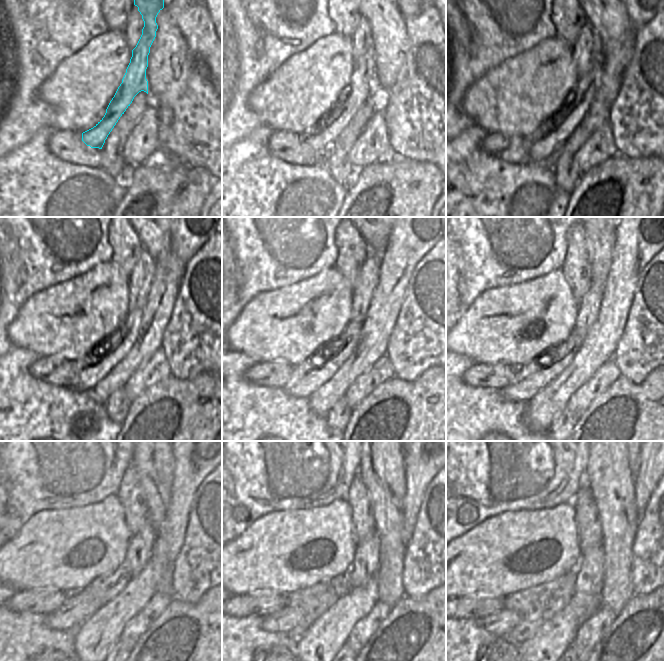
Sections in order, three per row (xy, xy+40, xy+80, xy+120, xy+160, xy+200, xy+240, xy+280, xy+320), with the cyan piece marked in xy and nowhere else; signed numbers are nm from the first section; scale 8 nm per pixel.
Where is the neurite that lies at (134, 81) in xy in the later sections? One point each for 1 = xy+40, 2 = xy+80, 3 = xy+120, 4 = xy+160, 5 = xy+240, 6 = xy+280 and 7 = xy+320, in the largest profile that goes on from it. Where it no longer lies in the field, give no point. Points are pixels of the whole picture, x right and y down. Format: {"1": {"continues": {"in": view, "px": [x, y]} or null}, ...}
{"1": {"continues": {"in": "xy+40", "px": [362, 82]}}, "2": {"continues": {"in": "xy+80", "px": [557, 130]}}, "3": {"continues": {"in": "xy+120", "px": [89, 371]}}, "4": {"continues": {"in": "xy+160", "px": [310, 375]}}, "5": {"continues": {"in": "xy+240", "px": [79, 606]}}, "6": {"continues": {"in": "xy+280", "px": [284, 620]}}, "7": {"continues": {"in": "xy+320", "px": [501, 623]}}}

